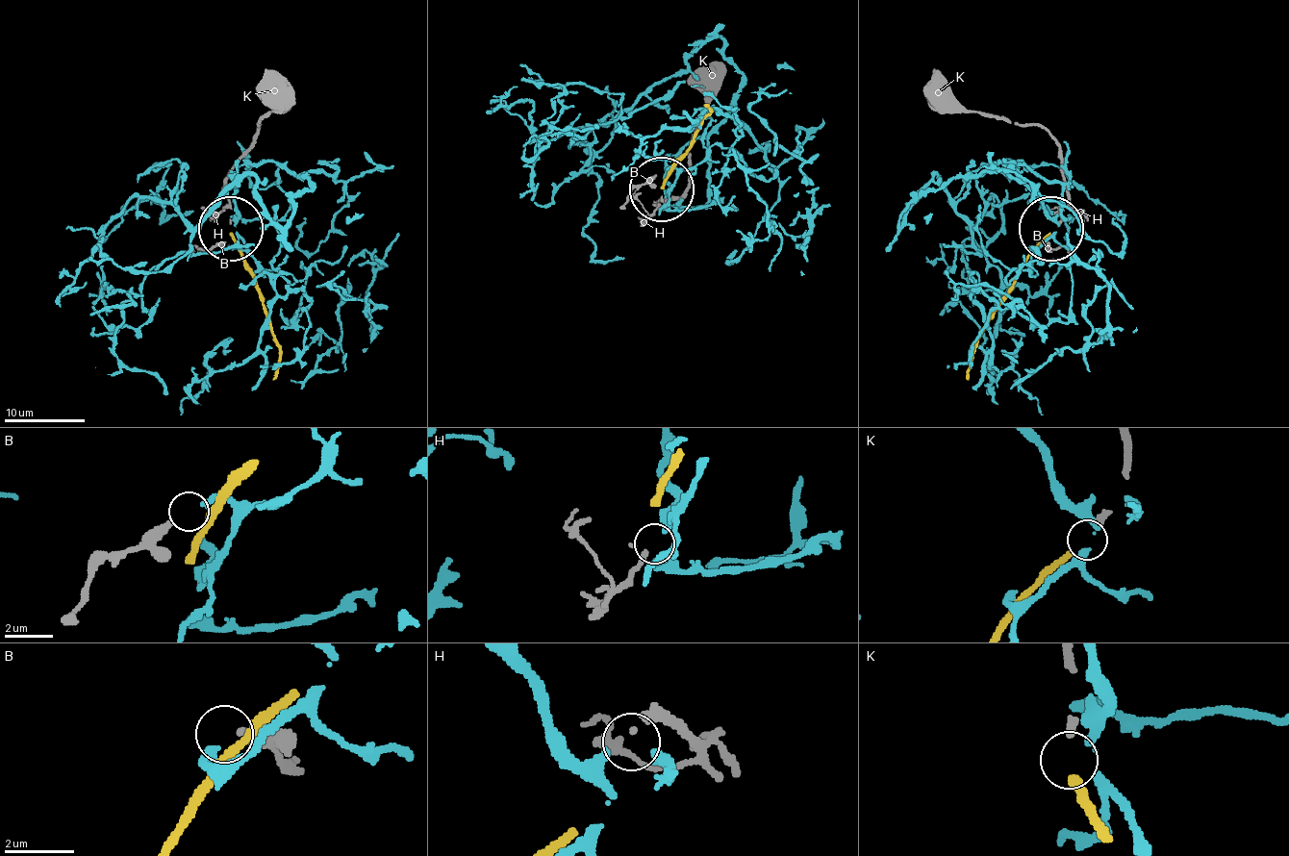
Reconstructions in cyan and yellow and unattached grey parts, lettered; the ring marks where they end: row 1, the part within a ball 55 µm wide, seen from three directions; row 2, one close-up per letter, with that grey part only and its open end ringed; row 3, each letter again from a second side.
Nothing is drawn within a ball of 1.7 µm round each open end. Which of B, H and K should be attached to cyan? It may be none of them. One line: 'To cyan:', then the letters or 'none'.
To cyan: B

